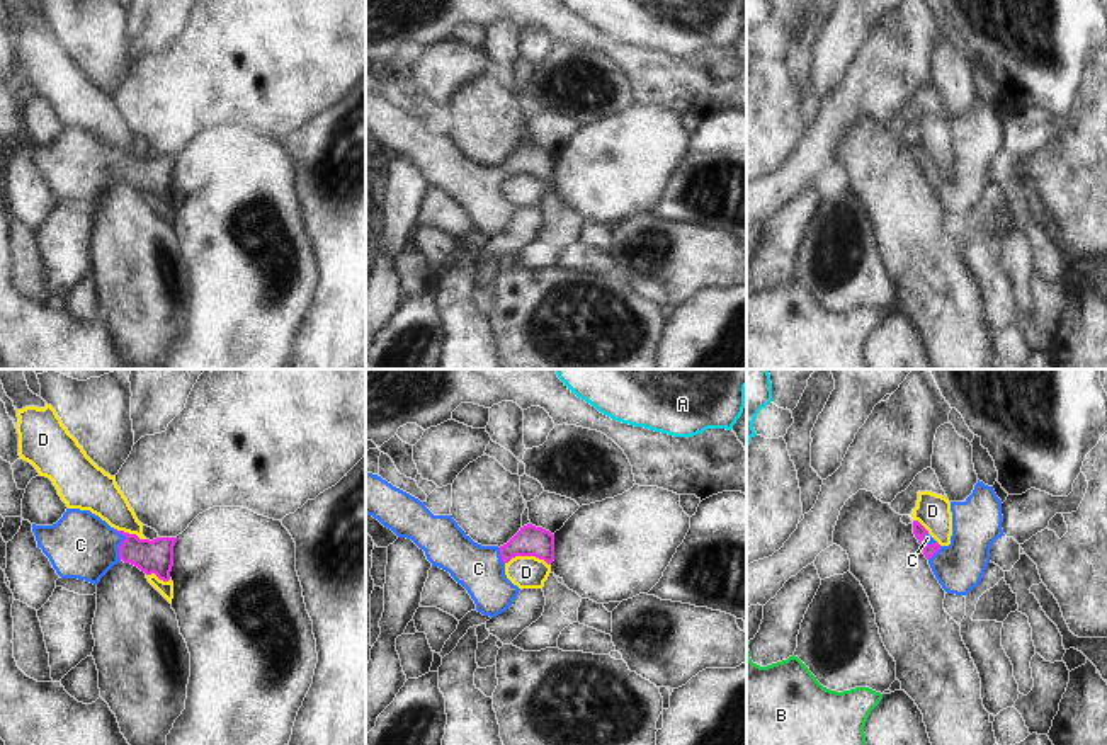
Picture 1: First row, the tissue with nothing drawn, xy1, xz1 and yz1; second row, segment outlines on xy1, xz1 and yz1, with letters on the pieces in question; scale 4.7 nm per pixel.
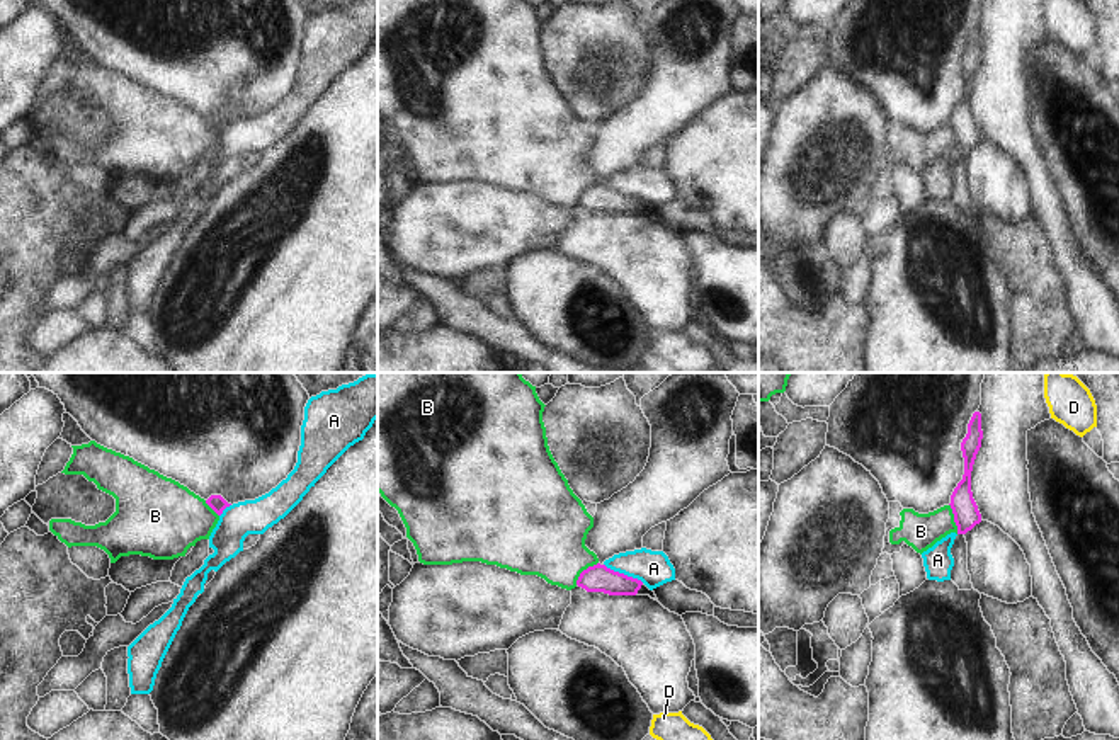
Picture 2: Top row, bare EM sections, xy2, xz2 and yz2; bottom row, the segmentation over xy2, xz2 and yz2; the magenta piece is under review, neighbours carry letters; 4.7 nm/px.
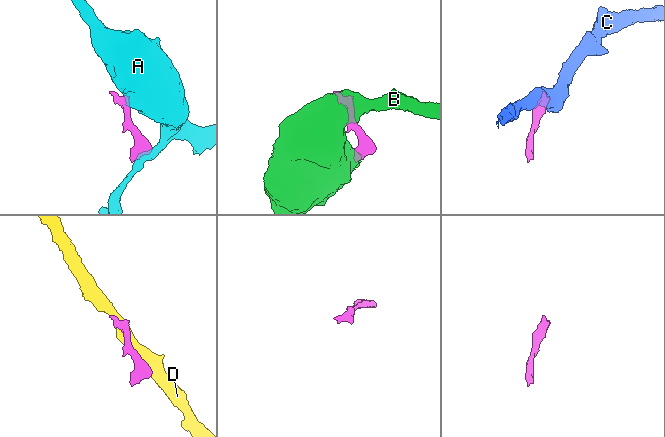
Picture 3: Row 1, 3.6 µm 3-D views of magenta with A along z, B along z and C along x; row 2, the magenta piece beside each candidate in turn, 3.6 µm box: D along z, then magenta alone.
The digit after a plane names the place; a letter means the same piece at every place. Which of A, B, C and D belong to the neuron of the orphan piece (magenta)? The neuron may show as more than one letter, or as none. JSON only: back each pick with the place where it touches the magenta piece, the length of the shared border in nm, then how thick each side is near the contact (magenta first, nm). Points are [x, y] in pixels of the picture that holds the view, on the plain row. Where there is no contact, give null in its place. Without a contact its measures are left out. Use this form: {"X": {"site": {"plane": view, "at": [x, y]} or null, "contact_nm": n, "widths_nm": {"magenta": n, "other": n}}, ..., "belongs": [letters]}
{"C": {"site": {"plane": "xy1", "at": [123, 162]}, "contact_nm": 150, "widths_nm": {"magenta": 160, "other": 320}}, "belongs": ["C"]}

